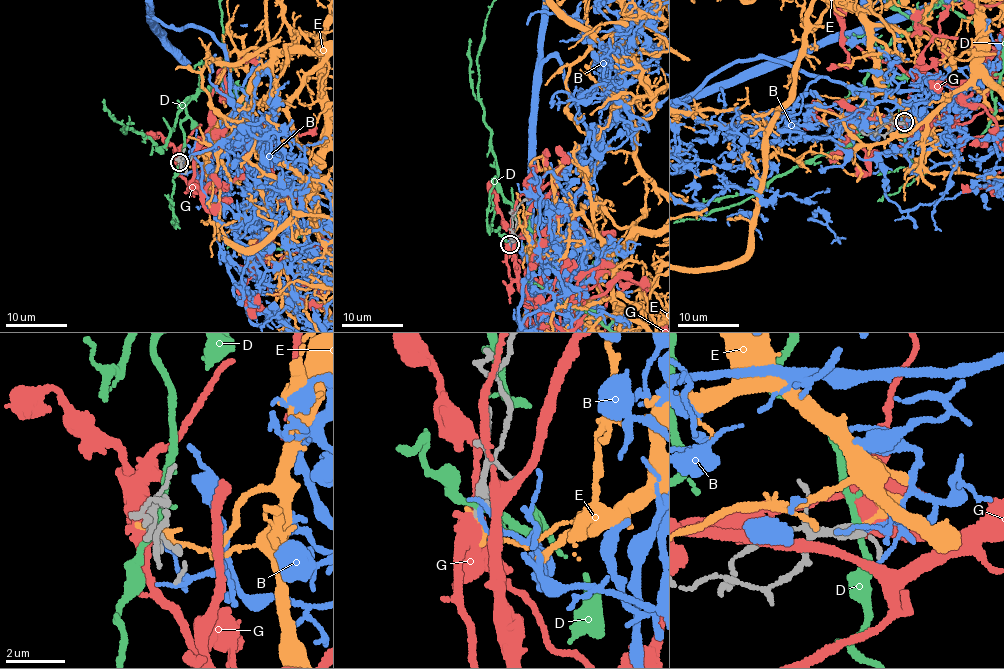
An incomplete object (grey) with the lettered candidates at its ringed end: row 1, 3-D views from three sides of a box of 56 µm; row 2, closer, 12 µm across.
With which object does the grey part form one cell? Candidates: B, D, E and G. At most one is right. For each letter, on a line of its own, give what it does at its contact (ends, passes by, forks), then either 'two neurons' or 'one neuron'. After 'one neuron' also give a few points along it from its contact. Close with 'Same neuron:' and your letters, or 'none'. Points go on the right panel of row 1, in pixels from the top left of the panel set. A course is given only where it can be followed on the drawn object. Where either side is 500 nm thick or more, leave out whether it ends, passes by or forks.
B: it ends there; two neurons
D: it forks there; two neurons
E: it passes by; two neurons
G: two neurons
Same neuron: none

